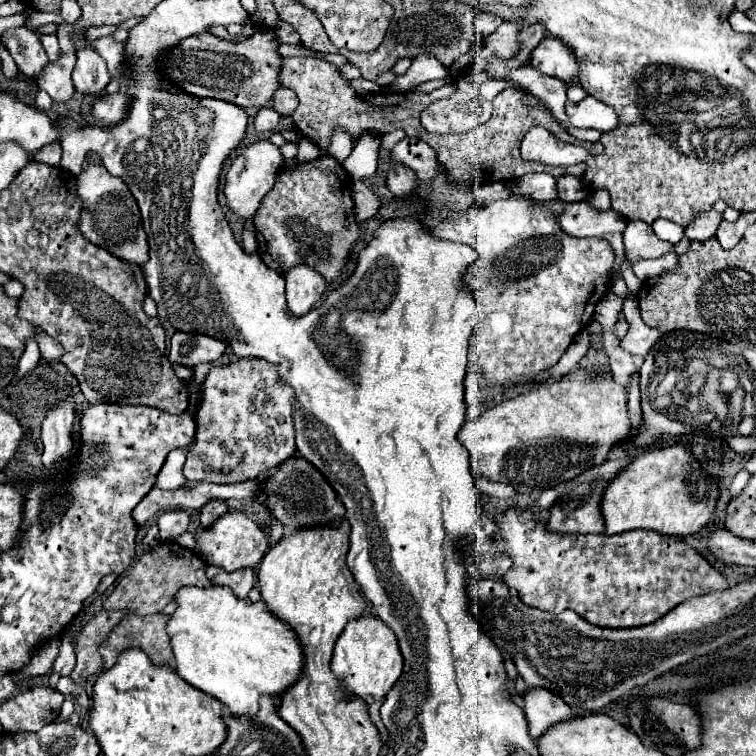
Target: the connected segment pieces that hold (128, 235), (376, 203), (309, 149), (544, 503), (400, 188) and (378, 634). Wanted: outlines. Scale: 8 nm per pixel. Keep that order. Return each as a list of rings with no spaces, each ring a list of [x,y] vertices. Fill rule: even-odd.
[[[89,165],[77,175],[77,193],[83,201],[83,211],[77,221],[77,229],[87,237],[93,245],[123,257],[125,261],[135,261],[137,265],[147,263],[149,259],[149,243],[143,231],[141,213],[135,197],[123,179],[113,177],[103,165]]]
[[[361,180],[353,182],[351,195],[354,201],[355,214],[360,222],[365,222],[373,217],[382,206],[379,197]]]
[[[303,138],[298,143],[298,154],[296,156],[299,162],[311,161],[320,156],[319,148],[309,139]]]
[[[545,489],[543,493],[541,493],[541,497],[539,497],[539,501],[537,501],[537,507],[539,509],[549,509],[555,501],[557,501],[557,489]]]
[[[393,163],[389,173],[387,173],[387,181],[385,183],[387,183],[389,191],[393,193],[393,197],[401,199],[401,197],[409,195],[409,191],[415,187],[415,181],[417,181],[417,177],[413,175],[411,169],[407,169],[401,163]]]
[[[375,617],[353,619],[343,629],[333,649],[331,671],[341,681],[347,695],[367,699],[367,697],[385,697],[391,691],[391,687],[395,685],[395,681],[403,671],[403,657],[399,653],[399,645],[393,635],[395,633],[391,633],[391,629],[383,625],[383,621],[375,621]]]

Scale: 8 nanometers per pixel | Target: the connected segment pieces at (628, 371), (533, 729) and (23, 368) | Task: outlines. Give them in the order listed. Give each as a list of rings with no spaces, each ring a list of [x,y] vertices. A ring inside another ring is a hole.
[[[617,345],[605,347],[605,351],[607,351],[609,361],[611,361],[611,375],[613,375],[615,383],[629,389],[631,387],[631,377],[637,373],[633,357],[621,345],[619,345],[619,349],[617,349]]]
[[[543,687],[525,689],[523,695],[515,697],[515,701],[525,711],[529,735],[533,739],[541,737],[551,725],[573,719],[571,707],[559,695],[555,695],[555,693],[551,693],[549,689],[543,689]]]
[[[29,339],[29,343],[27,343],[27,345],[25,345],[25,349],[23,349],[23,357],[19,359],[19,371],[17,371],[17,375],[19,375],[19,377],[23,377],[25,373],[29,373],[29,371],[37,365],[39,357],[41,357],[41,355],[39,355],[37,343]]]

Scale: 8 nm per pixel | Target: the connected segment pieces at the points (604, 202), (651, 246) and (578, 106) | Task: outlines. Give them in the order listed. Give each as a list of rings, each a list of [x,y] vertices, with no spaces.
[[[607,190],[595,191],[588,199],[591,205],[597,205],[597,209],[609,209],[611,207],[610,196]]]
[[[629,221],[627,229],[623,233],[623,241],[625,241],[627,257],[657,259],[663,253],[669,253],[673,249],[673,245],[667,243],[667,241],[661,241],[653,233],[653,227],[645,221]]]
[[[587,95],[583,101],[573,103],[567,101],[565,113],[571,125],[575,127],[585,127],[585,129],[597,129],[601,133],[615,129],[617,125],[617,113],[609,107],[603,105],[599,99]]]

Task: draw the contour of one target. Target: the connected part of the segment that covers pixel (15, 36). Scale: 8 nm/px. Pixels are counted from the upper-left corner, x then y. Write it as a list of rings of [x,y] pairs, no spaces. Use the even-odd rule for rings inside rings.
[[[7,29],[1,35],[1,43],[9,49],[19,71],[27,77],[37,77],[37,73],[47,65],[47,55],[35,31]]]

